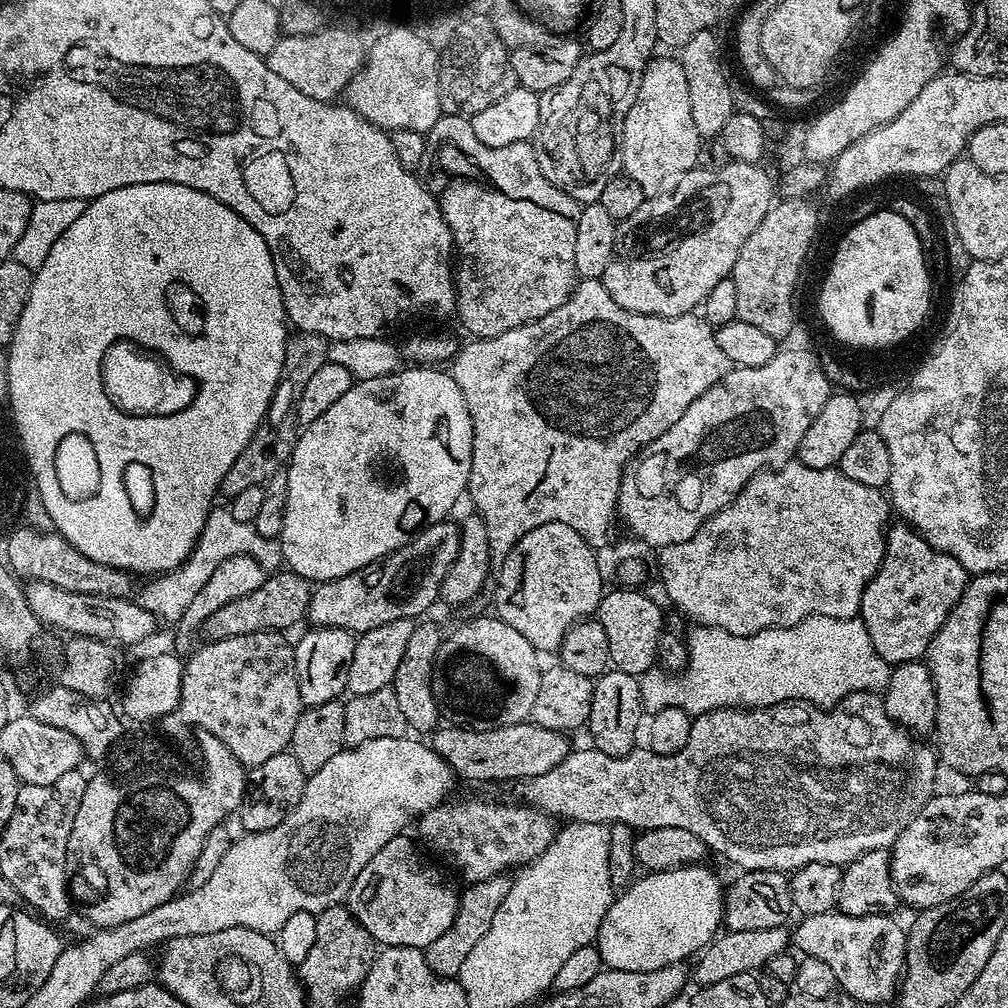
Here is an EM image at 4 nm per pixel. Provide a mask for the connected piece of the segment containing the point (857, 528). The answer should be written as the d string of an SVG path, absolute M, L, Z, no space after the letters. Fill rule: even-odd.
M797 463L796 468L784 468L788 466L780 466L775 470L761 470L756 475L751 476L740 489L739 494L731 500L722 510L718 510L704 524L698 526L698 530L690 538L686 538L677 544L670 544L667 548L659 553L660 556L660 576L664 579L664 588L668 591L668 596L689 616L696 626L705 628L717 628L719 632L729 632L735 636L753 636L759 632L764 632L768 628L793 628L795 624L801 624L803 620L809 620L812 616L825 616L826 618L838 618L839 620L851 620L859 613L860 603L862 602L862 594L864 587L874 578L874 574L880 568L880 563L884 561L884 542L886 539L886 529L889 527L890 519L888 520L888 512L890 516L890 504L886 499L885 493L879 488L871 488L870 486L862 486L862 482L854 482L850 478L846 478L836 468L808 468L805 464Z

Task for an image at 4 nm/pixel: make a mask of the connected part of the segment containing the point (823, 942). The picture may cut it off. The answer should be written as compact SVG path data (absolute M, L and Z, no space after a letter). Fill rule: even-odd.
M839 910L823 912L821 916L809 916L801 919L801 924L797 926L796 930L794 928L794 931L791 933L791 943L794 945L794 948L797 948L797 950L795 949L797 953L804 952L800 954L814 960L826 962L826 966L830 966L830 970L834 970L834 978L836 979L837 985L839 985L841 989L845 988L854 999L861 1000L864 1004L880 1004L883 1000L888 1000L891 996L893 999L893 997L897 995L898 985L902 979L902 973L904 970L904 955L908 949L908 938L905 929L900 929L890 917L891 915L888 914L877 914L874 916L848 916L845 912Z

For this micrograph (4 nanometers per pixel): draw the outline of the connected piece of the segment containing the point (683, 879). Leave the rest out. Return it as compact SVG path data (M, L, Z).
M689 866L673 868L670 872L654 872L631 886L625 887L613 899L600 923L598 933L598 949L601 961L609 969L618 972L653 972L665 968L667 964L681 963L691 952L699 953L701 949L712 943L722 924L722 884L705 866Z

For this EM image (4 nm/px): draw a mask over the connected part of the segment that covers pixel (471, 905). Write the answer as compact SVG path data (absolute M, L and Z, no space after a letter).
M502 875L478 880L469 883L464 893L462 891L459 893L458 909L450 930L446 930L442 938L434 938L434 942L430 942L430 946L423 949L430 970L445 978L459 977L466 958L470 958L470 950L474 950L474 946L482 942L486 930L490 930L490 922L494 922L494 914L498 914L498 906L502 906L506 894L510 894L513 881L508 879L507 875Z

